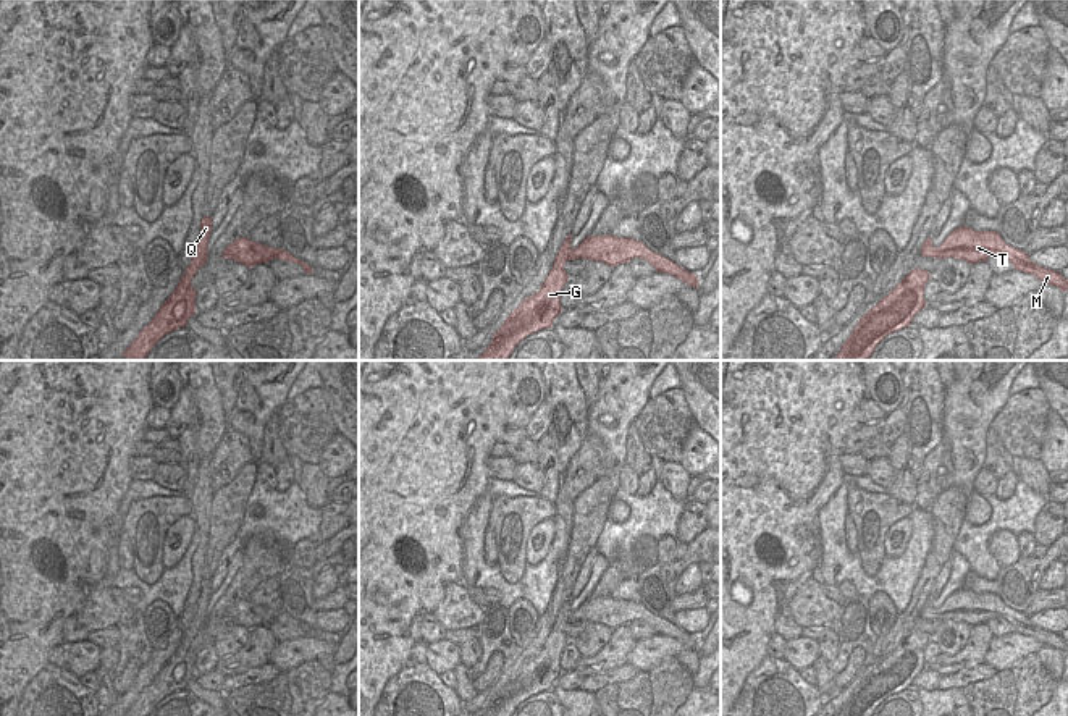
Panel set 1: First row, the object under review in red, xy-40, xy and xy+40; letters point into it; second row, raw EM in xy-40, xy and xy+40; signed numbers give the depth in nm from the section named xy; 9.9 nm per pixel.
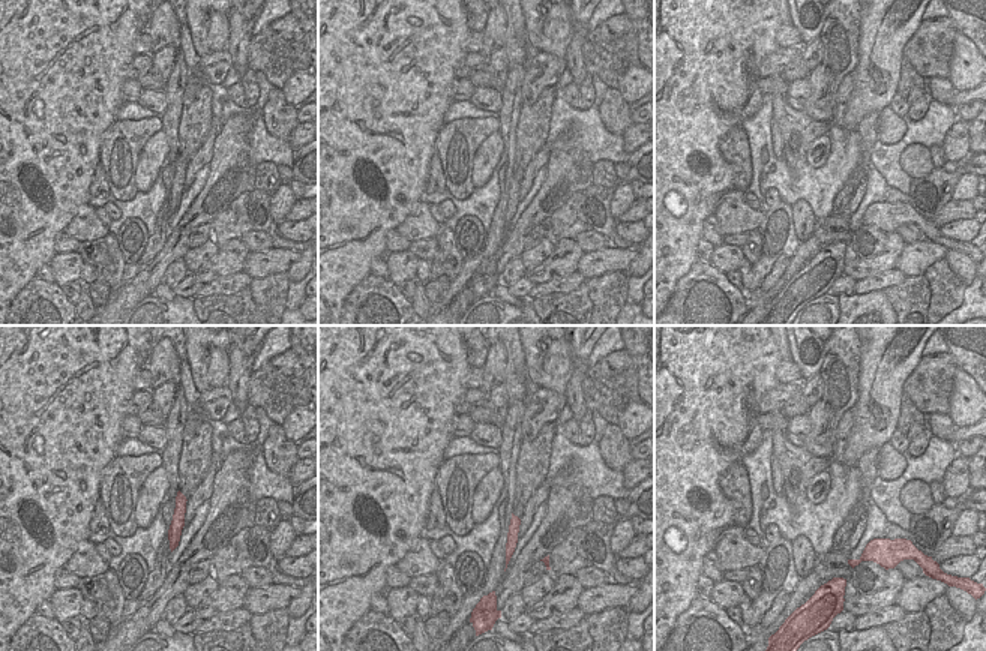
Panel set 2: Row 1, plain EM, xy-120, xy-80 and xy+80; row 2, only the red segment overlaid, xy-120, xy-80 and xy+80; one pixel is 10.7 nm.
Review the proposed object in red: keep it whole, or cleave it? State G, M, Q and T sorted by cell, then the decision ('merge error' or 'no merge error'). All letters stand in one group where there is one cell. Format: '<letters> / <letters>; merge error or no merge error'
G Q / M T; merge error

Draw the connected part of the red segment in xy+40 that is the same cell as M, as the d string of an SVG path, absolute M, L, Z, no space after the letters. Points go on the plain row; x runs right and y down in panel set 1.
M960 588L953 592L945 603L934 609L934 621L961 621L973 625L986 624L992 617L1003 617L1015 632L1034 637L1042 645L1068 653L1068 642L1060 634L1044 630L1029 622L1029 616L1008 608L997 593L974 593L973 590Z

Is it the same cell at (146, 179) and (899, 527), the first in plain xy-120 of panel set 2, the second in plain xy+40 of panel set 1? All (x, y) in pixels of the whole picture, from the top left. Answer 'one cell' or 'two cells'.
one cell

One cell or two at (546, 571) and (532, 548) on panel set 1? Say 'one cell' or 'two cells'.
two cells

